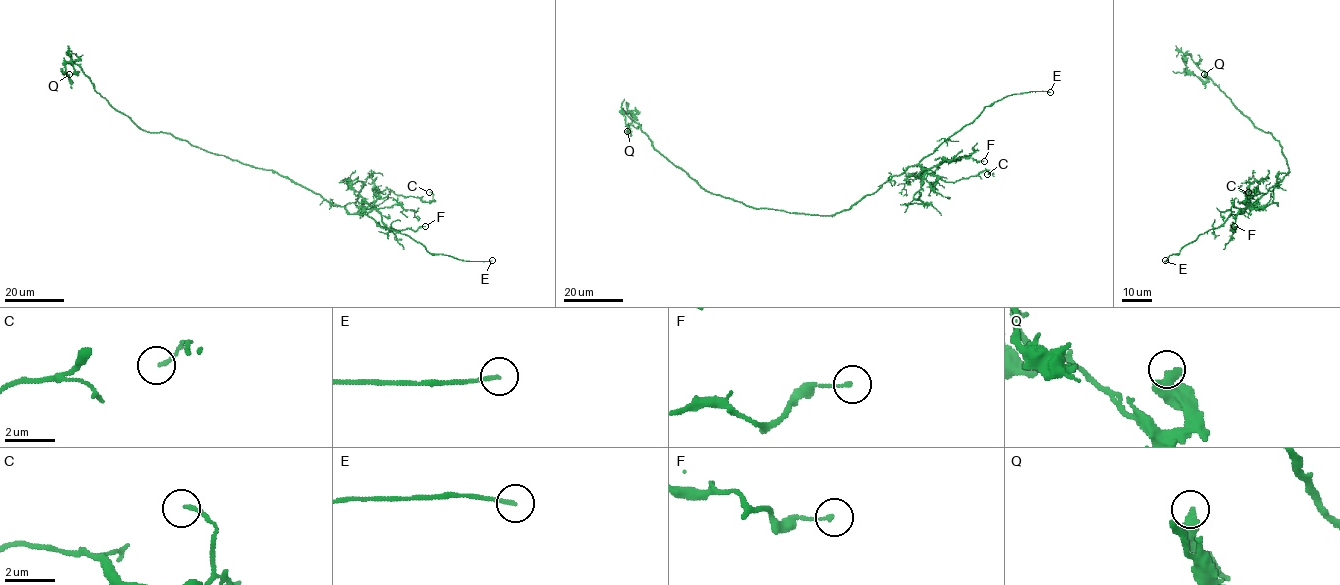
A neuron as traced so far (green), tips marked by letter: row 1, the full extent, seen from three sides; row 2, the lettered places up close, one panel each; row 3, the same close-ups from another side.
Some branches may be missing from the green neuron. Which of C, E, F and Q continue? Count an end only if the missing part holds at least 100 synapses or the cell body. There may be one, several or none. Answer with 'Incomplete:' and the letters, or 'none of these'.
Incomplete: E

